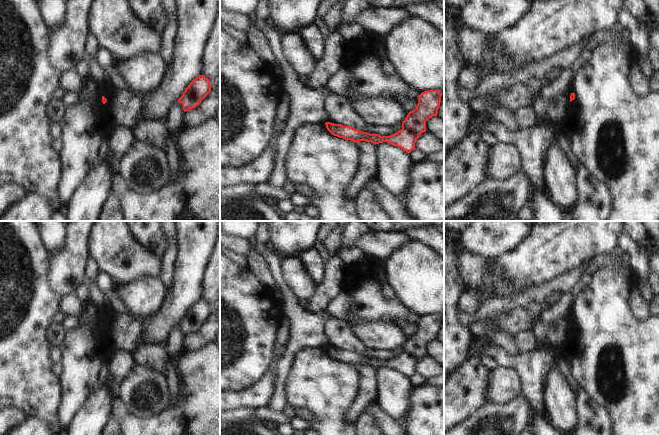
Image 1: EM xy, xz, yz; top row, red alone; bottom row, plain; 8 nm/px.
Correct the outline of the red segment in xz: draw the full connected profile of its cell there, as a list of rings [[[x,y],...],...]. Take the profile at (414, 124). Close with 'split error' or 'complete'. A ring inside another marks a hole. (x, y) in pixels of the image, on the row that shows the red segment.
[[[427,90],[418,97],[416,108],[408,113],[402,122],[402,129],[389,135],[381,136],[379,134],[370,134],[351,126],[343,126],[326,122],[327,130],[334,136],[351,140],[353,142],[367,141],[373,144],[383,142],[397,146],[408,154],[415,149],[415,143],[419,135],[426,132],[426,121],[433,116],[437,116],[440,107],[442,93],[440,90]]]; complete

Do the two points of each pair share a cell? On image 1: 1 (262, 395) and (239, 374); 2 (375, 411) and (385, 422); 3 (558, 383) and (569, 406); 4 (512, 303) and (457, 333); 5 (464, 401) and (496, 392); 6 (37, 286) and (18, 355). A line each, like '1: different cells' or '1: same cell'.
1: different cells
2: same cell
3: same cell
4: different cells
5: different cells
6: same cell

